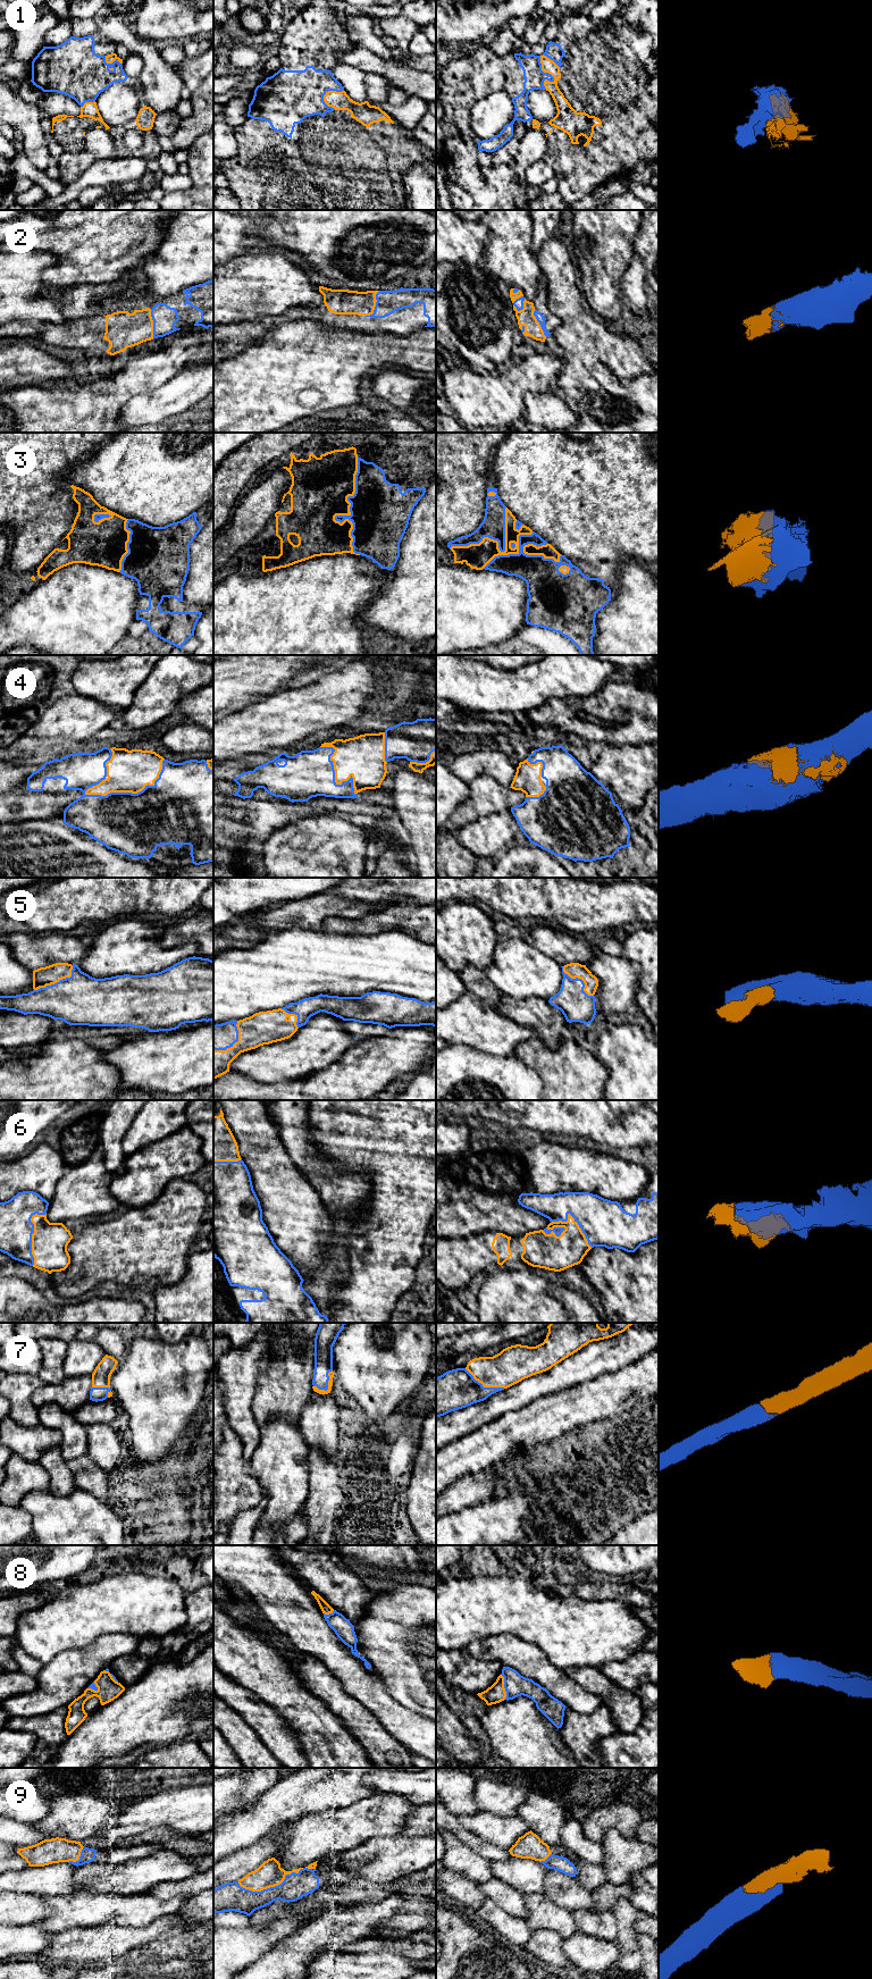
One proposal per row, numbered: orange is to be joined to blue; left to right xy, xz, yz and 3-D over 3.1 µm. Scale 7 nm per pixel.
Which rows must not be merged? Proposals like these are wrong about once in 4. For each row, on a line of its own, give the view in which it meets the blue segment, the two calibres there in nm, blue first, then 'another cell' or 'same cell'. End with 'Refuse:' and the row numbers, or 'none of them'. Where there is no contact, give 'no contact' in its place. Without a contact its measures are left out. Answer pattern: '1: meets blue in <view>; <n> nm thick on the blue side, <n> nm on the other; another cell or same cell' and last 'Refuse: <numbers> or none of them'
1: meets blue in yz; 150 nm thick on the blue side, 100 nm on the other; same cell
2: meets blue in xz; 160 nm thick on the blue side, 180 nm on the other; same cell
3: meets blue in xz; 420 nm thick on the blue side, 400 nm on the other; same cell
4: meets blue in xy; 440 nm thick on the blue side, 300 nm on the other; same cell
5: meets blue in xy; 360 nm thick on the blue side, 140 nm on the other; same cell
6: meets blue in xy; 240 nm thick on the blue side, 260 nm on the other; same cell
7: meets blue in yz; 280 nm thick on the blue side, 260 nm on the other; same cell
8: meets blue in yz; 160 nm thick on the blue side, 130 nm on the other; same cell
9: meets blue in xz; 180 nm thick on the blue side, 180 nm on the other; same cell
Refuse: none of them

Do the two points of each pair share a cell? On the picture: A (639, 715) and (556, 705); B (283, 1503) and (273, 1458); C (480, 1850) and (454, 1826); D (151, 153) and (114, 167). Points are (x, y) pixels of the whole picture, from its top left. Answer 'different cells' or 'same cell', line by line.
A: same cell
B: same cell
C: same cell
D: different cells

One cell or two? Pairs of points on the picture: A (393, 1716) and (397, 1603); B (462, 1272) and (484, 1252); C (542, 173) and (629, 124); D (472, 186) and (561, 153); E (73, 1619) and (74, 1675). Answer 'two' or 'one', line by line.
A: two
B: one
C: two
D: two
E: two

